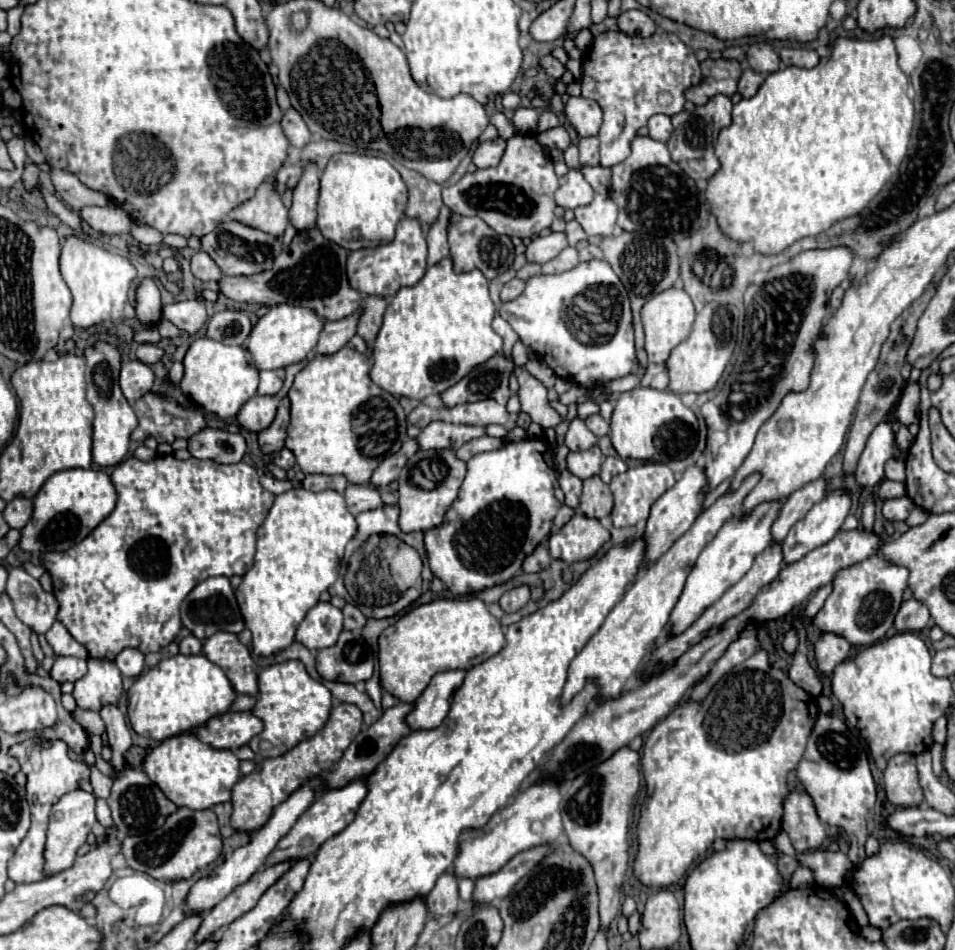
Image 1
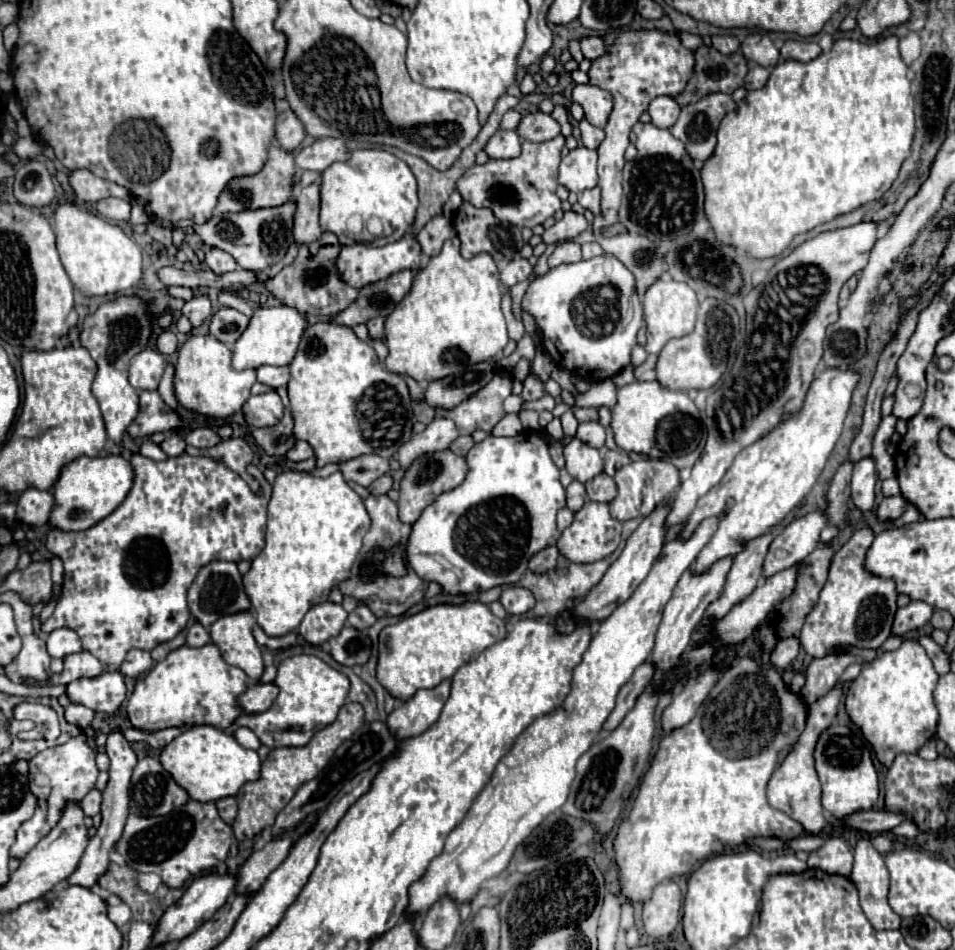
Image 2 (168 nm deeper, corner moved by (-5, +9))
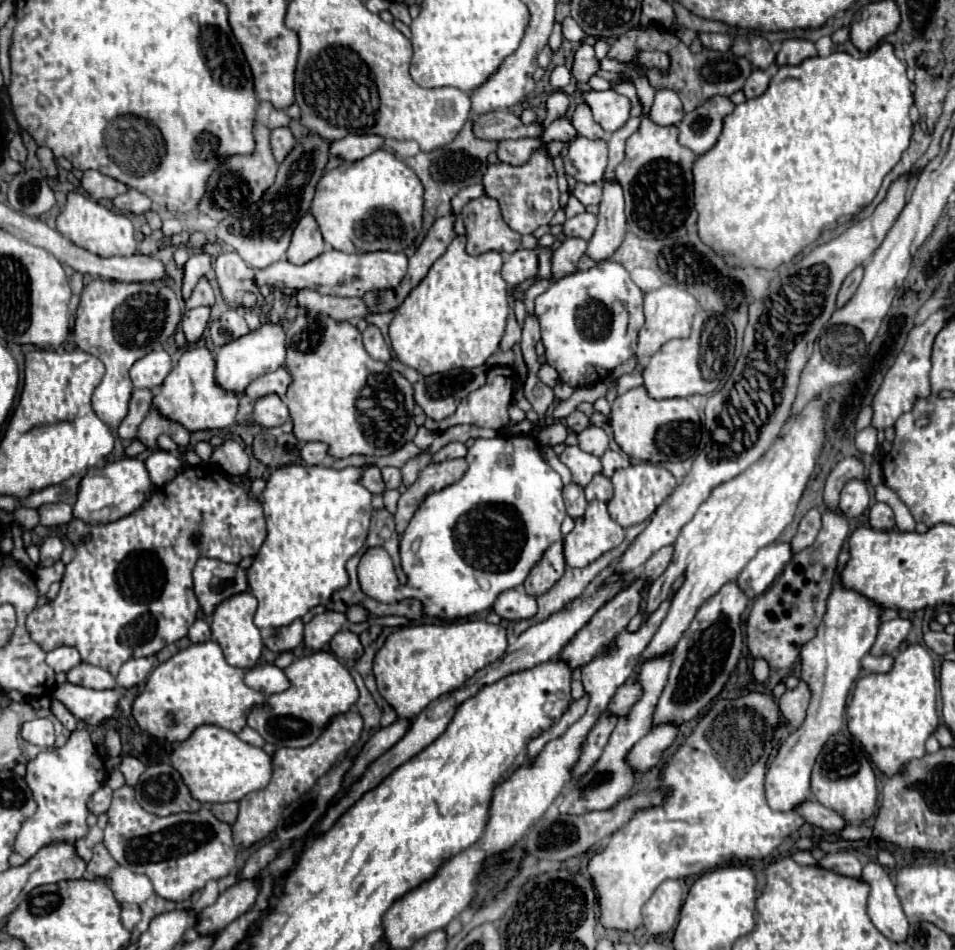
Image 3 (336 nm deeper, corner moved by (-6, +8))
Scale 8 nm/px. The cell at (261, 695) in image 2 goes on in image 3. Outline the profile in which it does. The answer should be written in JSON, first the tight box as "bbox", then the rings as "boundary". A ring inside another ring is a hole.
{"bbox":[244,663,290,697],"boundary":[[[262,663],[262,665],[256,665],[254,669],[250,669],[244,677],[246,685],[256,689],[256,691],[262,691],[266,697],[274,695],[274,693],[280,693],[280,691],[286,691],[290,687],[290,681],[284,673],[284,669],[276,667],[274,663]]]}

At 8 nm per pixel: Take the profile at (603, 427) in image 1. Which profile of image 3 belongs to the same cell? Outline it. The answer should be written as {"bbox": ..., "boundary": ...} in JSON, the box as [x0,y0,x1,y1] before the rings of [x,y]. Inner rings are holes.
{"bbox":[564,411,588,433],"boundary":[[[572,411],[572,413],[566,417],[564,425],[566,425],[568,429],[574,429],[576,433],[580,433],[582,429],[588,427],[588,417],[586,417],[582,411]]]}

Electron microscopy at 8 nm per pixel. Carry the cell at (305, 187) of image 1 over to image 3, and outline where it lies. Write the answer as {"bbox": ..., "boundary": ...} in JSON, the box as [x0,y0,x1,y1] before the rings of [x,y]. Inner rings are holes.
{"bbox":[286,213,324,265],"boundary":[[[308,213],[300,219],[300,223],[294,229],[290,247],[286,251],[286,259],[294,265],[304,265],[306,261],[318,257],[320,253],[324,253],[324,241],[316,219]]]}

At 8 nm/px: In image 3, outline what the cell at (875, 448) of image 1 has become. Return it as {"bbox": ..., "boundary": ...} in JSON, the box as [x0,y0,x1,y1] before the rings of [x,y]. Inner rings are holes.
{"bbox":[838,481,870,519],"boundary":[[[848,481],[840,493],[840,505],[838,509],[842,511],[844,517],[852,519],[862,515],[870,506],[870,492],[866,487],[866,481]]]}

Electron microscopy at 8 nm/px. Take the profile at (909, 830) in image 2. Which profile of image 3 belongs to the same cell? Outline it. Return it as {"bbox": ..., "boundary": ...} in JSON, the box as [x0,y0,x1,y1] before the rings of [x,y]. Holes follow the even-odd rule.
{"bbox":[838,823,872,839],"boundary":[[[858,823],[858,825],[846,825],[846,829],[838,831],[840,837],[844,839],[864,839],[872,835],[872,829],[866,823]]]}

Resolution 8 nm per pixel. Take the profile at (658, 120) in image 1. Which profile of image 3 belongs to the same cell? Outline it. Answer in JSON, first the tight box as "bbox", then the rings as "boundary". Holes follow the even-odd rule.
{"bbox":[650,91,684,125],"boundary":[[[658,91],[650,111],[650,119],[658,125],[676,125],[684,117],[682,101],[674,91]]]}

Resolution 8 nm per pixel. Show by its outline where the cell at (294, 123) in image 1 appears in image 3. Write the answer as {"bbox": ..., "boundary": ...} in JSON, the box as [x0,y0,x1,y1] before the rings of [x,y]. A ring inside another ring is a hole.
{"bbox":[270,127,296,163],"boundary":[[[280,127],[280,129],[272,131],[272,135],[270,135],[270,147],[272,147],[272,155],[274,155],[276,163],[284,161],[284,157],[290,153],[290,149],[294,147],[294,143],[296,143],[296,139],[290,133],[288,127]]]}

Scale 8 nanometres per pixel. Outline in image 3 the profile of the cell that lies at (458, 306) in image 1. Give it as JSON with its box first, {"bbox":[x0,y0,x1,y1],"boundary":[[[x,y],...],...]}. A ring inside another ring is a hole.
{"bbox":[390,235,508,375],"boundary":[[[458,235],[448,251],[434,261],[428,275],[410,291],[404,303],[396,309],[390,323],[390,343],[398,357],[408,367],[418,369],[422,375],[444,373],[456,367],[480,367],[498,349],[504,335],[508,317],[508,283],[500,275],[502,257],[498,251],[488,251],[484,255],[472,257],[466,253],[466,237]]]}

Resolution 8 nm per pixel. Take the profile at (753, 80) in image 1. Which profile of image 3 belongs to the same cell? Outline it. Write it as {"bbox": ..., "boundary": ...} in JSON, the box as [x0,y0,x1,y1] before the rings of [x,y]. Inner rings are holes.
{"bbox":[744,69,770,99],"boundary":[[[760,69],[752,71],[752,75],[746,79],[746,85],[744,85],[746,99],[762,95],[768,89],[768,83],[770,83],[770,77],[764,71],[760,71]]]}

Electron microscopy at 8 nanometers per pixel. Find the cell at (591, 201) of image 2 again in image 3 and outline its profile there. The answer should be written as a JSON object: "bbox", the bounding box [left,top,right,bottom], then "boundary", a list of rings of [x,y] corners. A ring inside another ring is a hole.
{"bbox":[574,183,602,205],"boundary":[[[576,183],[574,195],[582,205],[598,205],[602,199],[602,187],[598,183]]]}

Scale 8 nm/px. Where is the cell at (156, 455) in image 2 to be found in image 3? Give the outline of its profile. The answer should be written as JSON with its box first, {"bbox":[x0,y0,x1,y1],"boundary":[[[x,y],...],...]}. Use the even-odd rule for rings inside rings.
{"bbox":[146,449,182,487],"boundary":[[[158,449],[148,455],[146,467],[152,477],[152,483],[156,487],[162,487],[162,485],[166,485],[166,481],[172,481],[182,471],[182,461],[178,457],[174,457],[172,453]]]}

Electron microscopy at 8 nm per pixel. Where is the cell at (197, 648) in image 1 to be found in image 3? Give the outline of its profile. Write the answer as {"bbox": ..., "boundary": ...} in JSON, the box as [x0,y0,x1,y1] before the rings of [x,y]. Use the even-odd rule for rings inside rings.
{"bbox":[188,619,212,643],"boundary":[[[198,619],[198,621],[190,627],[190,631],[188,631],[188,637],[190,637],[192,643],[210,641],[210,639],[212,639],[210,635],[212,635],[212,633],[210,633],[210,625],[208,625],[206,619]]]}

